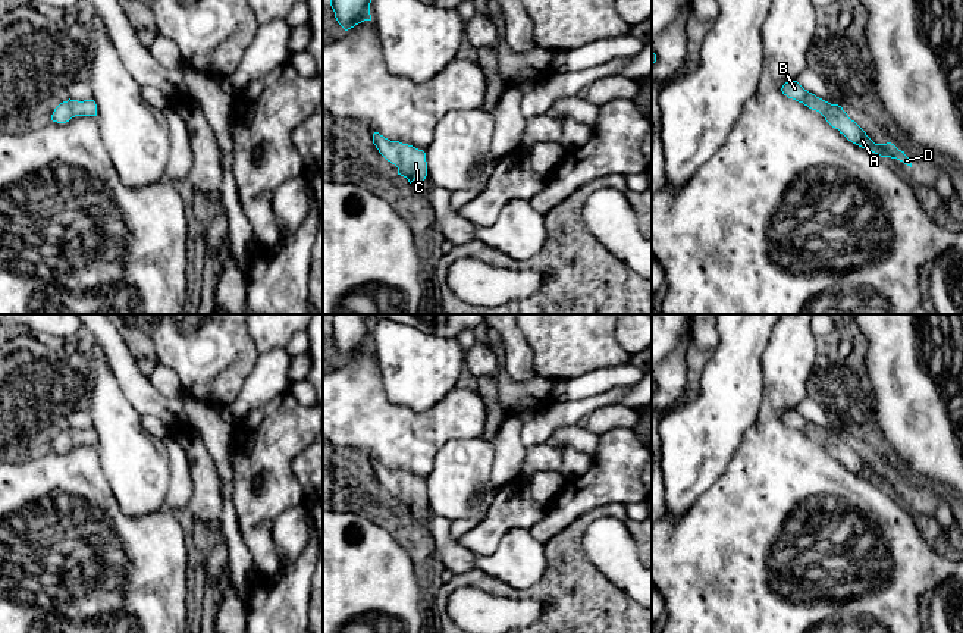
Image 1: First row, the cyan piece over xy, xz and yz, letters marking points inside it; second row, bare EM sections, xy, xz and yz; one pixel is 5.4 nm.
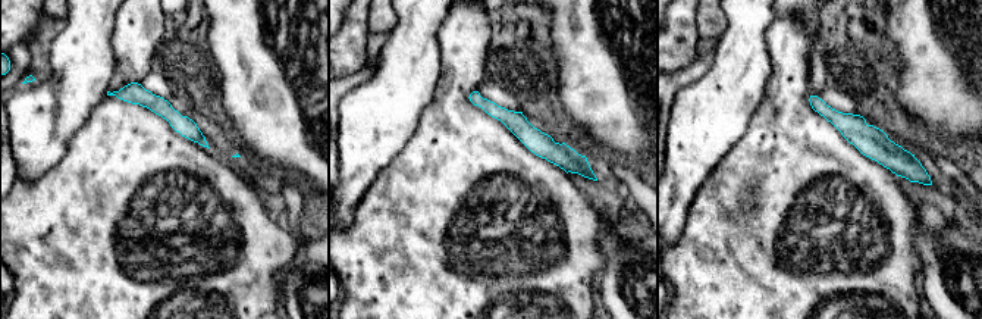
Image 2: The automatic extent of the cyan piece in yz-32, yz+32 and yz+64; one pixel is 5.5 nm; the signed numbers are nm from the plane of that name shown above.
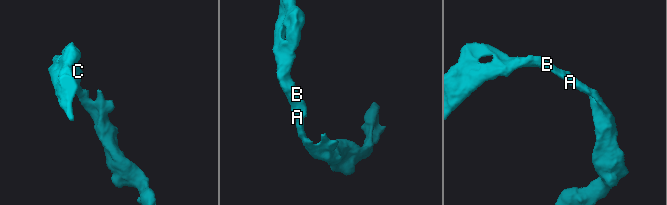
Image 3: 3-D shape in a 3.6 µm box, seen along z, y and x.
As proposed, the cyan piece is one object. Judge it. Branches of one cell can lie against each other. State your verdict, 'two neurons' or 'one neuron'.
one neuron

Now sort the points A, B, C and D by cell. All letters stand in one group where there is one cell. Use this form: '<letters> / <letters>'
A B C D

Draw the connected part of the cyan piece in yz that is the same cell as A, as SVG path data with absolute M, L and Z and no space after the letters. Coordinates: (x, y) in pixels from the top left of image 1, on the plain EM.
M788 410L781 417L782 423L799 432L803 432L812 439L819 441L825 449L840 460L853 473L868 477L881 486L891 486L903 491L912 496L910 488L904 480L898 479L894 473L875 473L866 461L848 446L848 444L838 433L831 433L815 423L804 419L797 410Z

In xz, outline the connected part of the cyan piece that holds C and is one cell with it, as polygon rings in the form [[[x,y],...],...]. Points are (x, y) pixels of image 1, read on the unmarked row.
[[[379,461],[373,463],[373,473],[388,491],[398,496],[398,504],[407,507],[410,513],[414,508],[418,508],[421,513],[424,511],[427,491],[423,479],[399,470],[390,470]]]

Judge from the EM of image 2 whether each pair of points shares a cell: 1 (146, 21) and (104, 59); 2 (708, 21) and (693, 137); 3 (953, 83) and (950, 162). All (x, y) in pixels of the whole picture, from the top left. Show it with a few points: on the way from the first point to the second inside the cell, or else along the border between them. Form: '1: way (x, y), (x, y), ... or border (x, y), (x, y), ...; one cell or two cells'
1: border (115, 15), (112, 34), (115, 74), (109, 84); two cells
2: border (724, 15), (724, 31), (715, 40); two cells
3: border (928, 141), (954, 155), (966, 166); two cells

